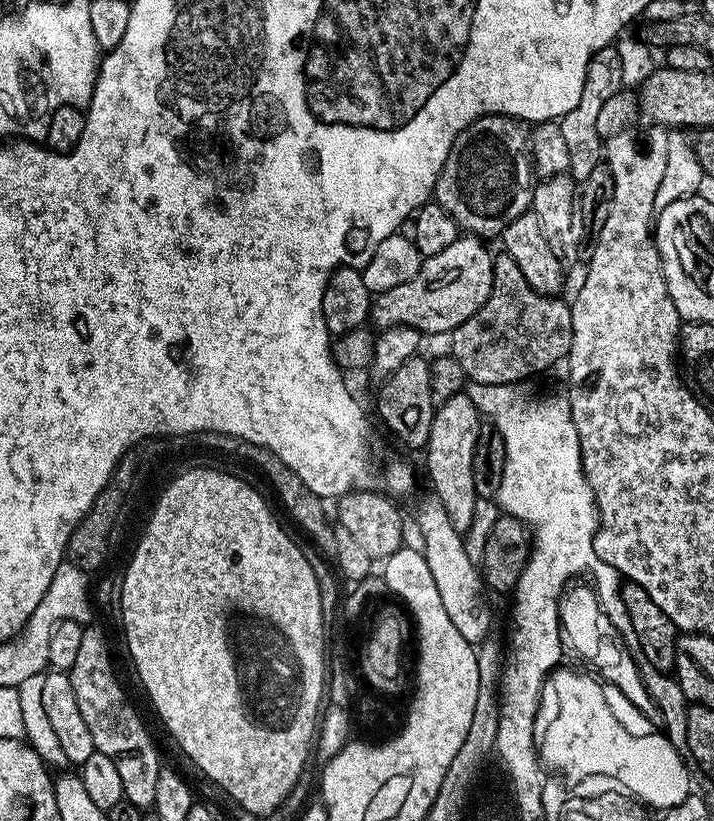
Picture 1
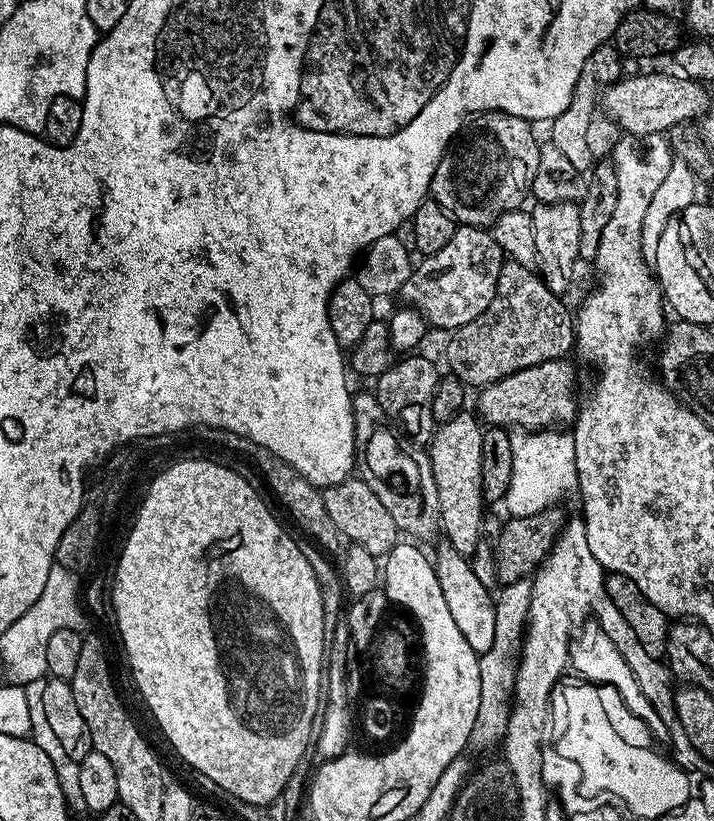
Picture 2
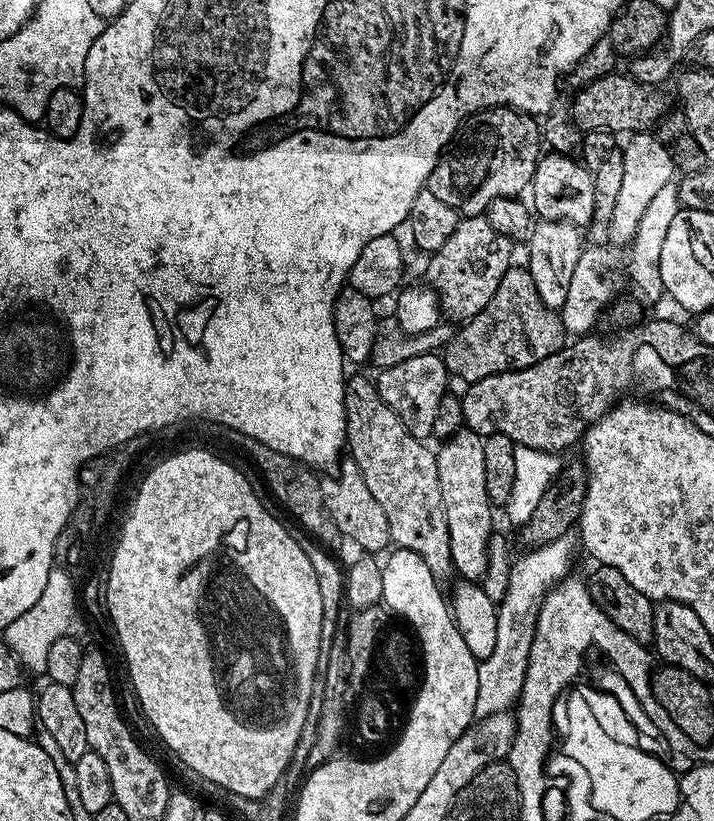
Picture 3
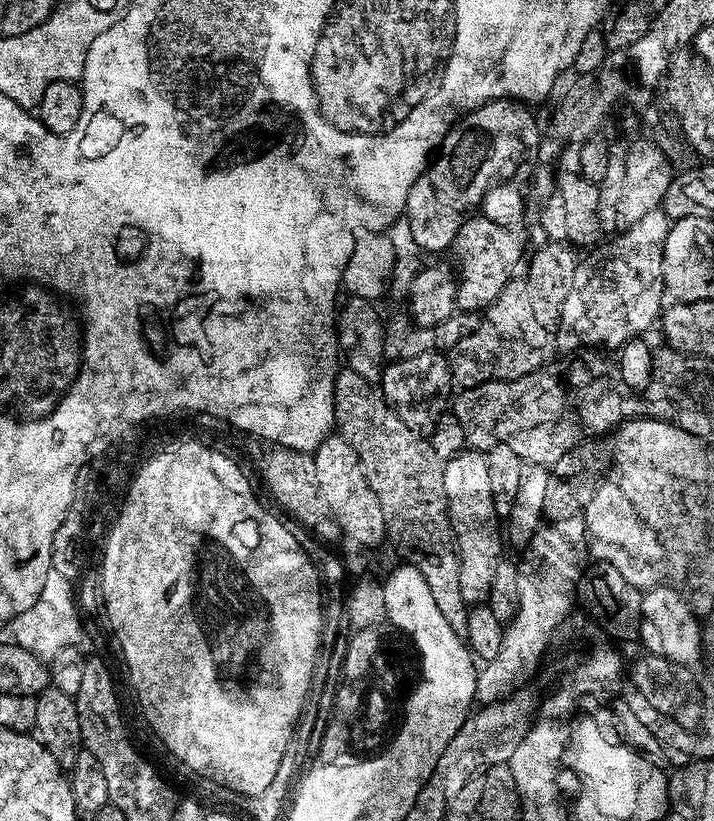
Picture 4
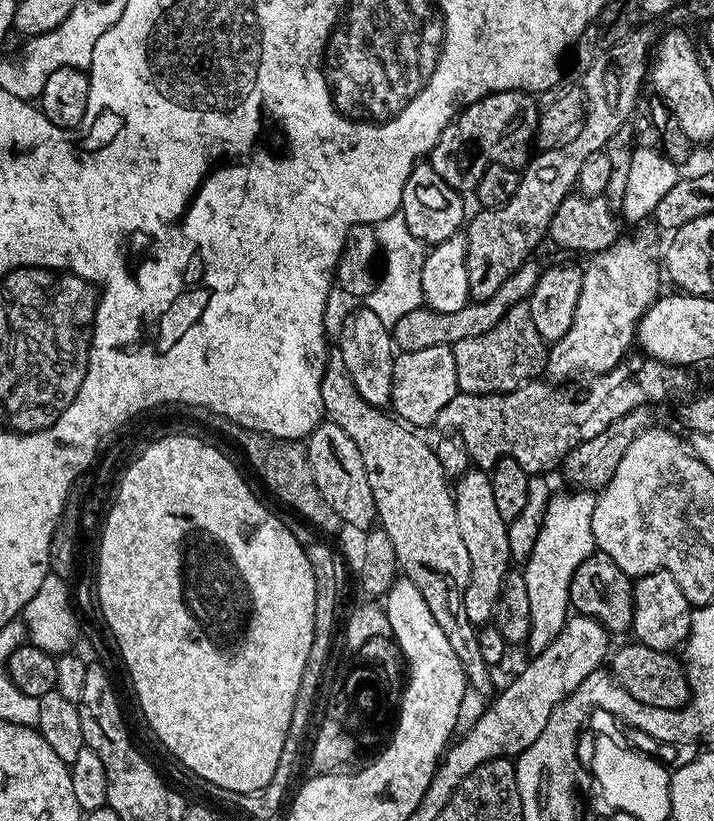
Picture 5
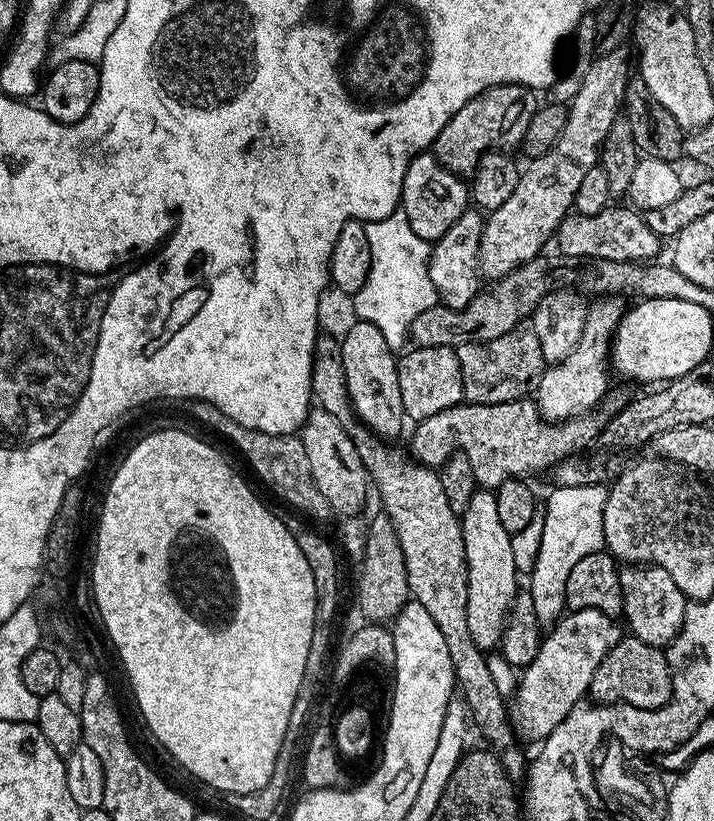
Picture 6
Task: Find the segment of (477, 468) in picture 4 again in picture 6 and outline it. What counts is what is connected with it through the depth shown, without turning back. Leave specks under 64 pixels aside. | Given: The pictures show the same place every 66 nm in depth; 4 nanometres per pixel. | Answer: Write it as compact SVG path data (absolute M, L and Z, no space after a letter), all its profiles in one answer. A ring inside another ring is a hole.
M477 490L470 498L470 506L460 516L462 542L468 563L468 593L466 594L466 626L470 626L470 638L481 650L494 649L501 643L505 617L518 593L518 573L511 550L513 533L502 527L498 518L498 502L492 490Z

